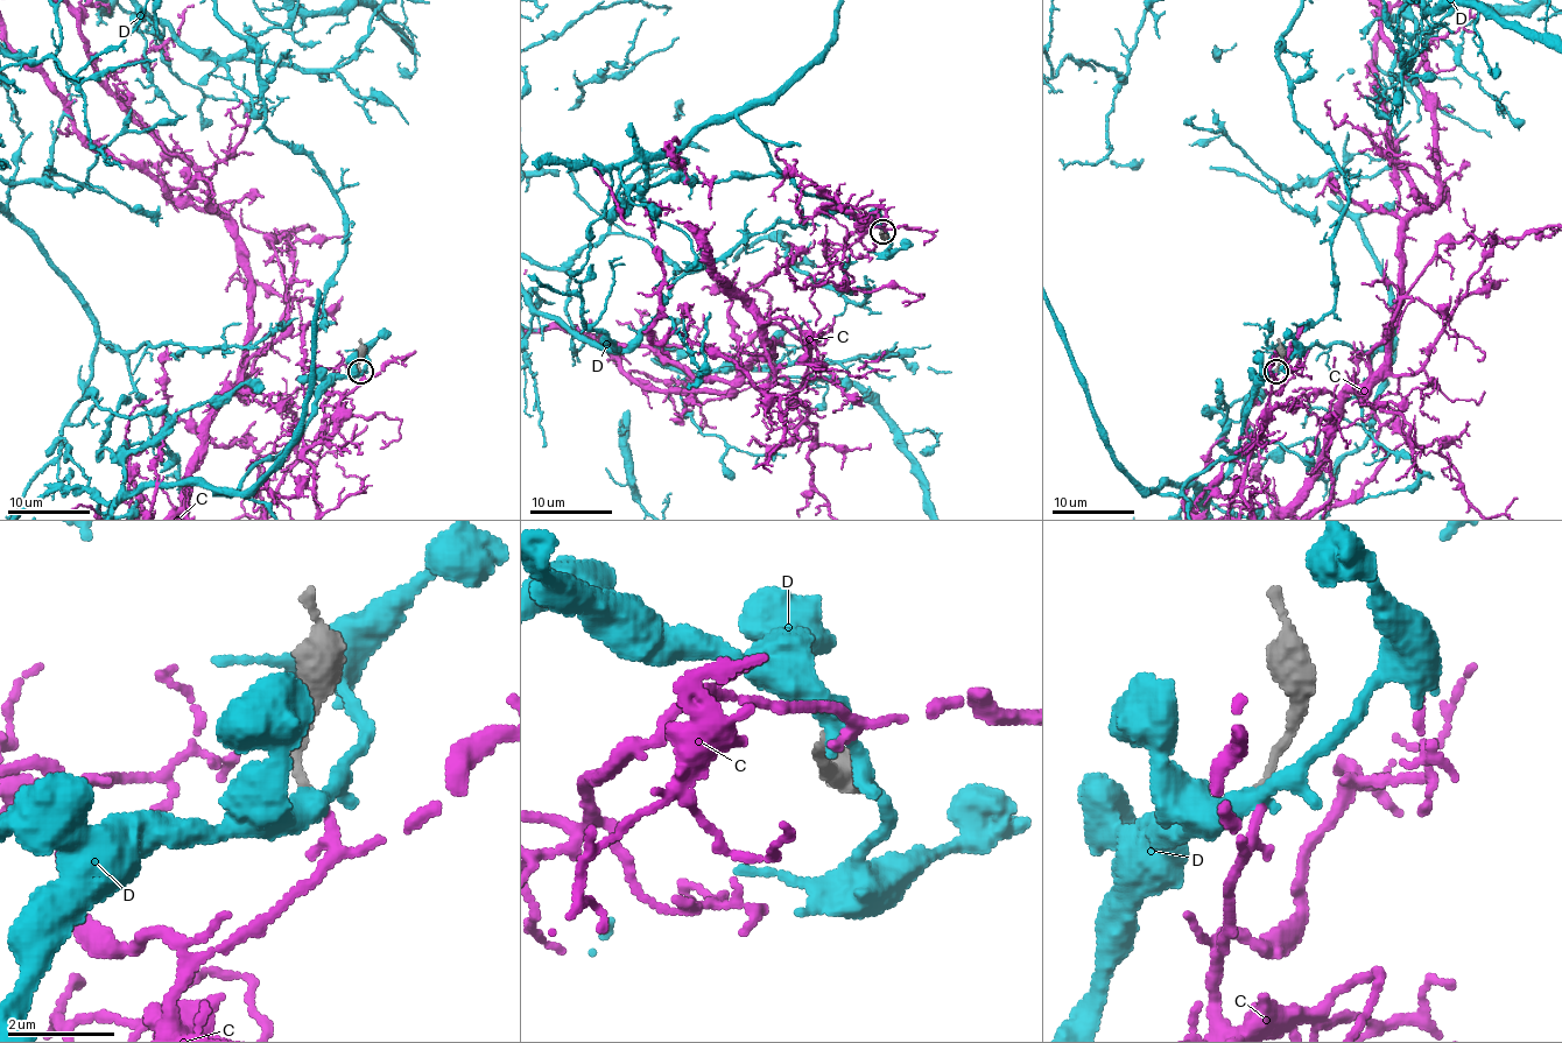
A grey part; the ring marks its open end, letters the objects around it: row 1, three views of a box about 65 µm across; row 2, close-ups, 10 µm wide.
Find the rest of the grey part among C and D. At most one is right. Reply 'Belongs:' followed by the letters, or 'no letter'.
Belongs: C

